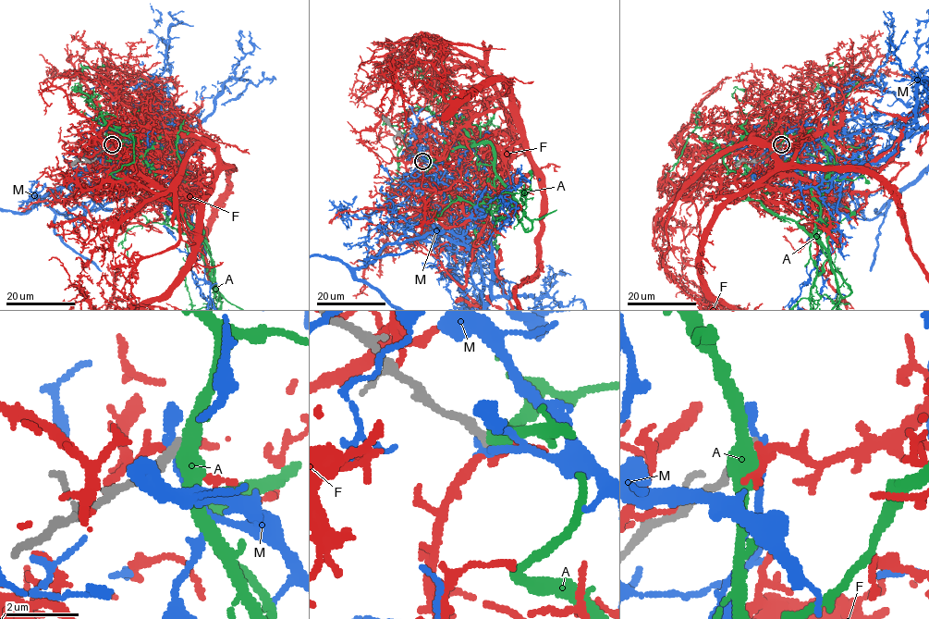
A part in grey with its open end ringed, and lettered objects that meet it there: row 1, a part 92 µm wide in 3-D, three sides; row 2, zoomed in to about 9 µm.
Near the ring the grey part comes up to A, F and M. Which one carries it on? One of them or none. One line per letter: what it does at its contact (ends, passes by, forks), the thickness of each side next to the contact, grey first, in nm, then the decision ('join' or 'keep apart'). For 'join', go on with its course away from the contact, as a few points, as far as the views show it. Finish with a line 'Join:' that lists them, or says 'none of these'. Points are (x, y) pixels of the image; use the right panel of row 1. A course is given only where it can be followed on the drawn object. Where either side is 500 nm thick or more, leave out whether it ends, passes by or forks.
A: it passes by; 280 nm thick on the grey side, 460 nm on the other; keep apart
F: it passes by; 240 nm thick on the grey side, 200 nm on the other; keep apart
M: it ends there; 260 nm thick on the grey side, 360 nm on the other; keep apart
Join: none of these

